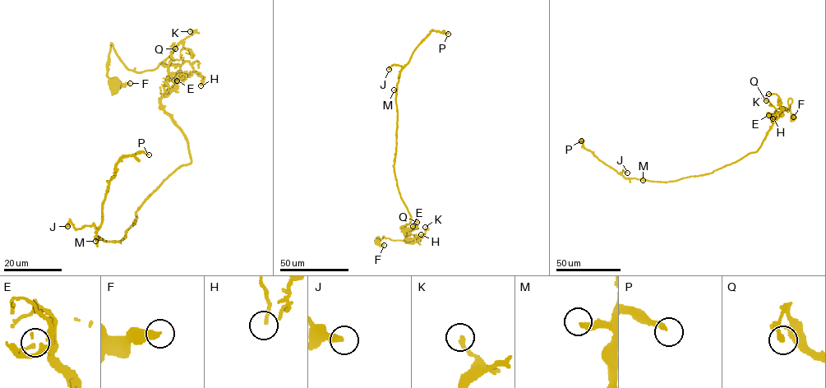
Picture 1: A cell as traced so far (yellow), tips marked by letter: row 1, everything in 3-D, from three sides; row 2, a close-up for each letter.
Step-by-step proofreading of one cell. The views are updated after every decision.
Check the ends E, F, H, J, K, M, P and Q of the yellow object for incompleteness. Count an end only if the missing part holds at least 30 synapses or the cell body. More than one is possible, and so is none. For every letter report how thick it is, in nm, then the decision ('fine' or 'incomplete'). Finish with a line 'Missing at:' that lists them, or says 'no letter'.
E: 150 nm thick; fine
F: 320 nm thick; fine
H: 160 nm thick; fine
J: 380 nm thick; fine
K: 170 nm thick; fine
M: 320 nm thick; fine
P: 320 nm thick; incomplete
Q: 190 nm thick; fine
Missing at: P

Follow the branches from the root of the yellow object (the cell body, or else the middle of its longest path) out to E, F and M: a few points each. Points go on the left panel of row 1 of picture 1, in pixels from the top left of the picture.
E: (114, 85), (108, 76), (111, 43), (127, 68), (140, 72), (163, 63), (169, 90), (182, 82), (177, 80)
F: (114, 85), (130, 83)
M: (114, 85), (111, 43), (129, 69), (166, 65), (160, 103), (191, 161), (149, 195), (126, 237), (95, 241)

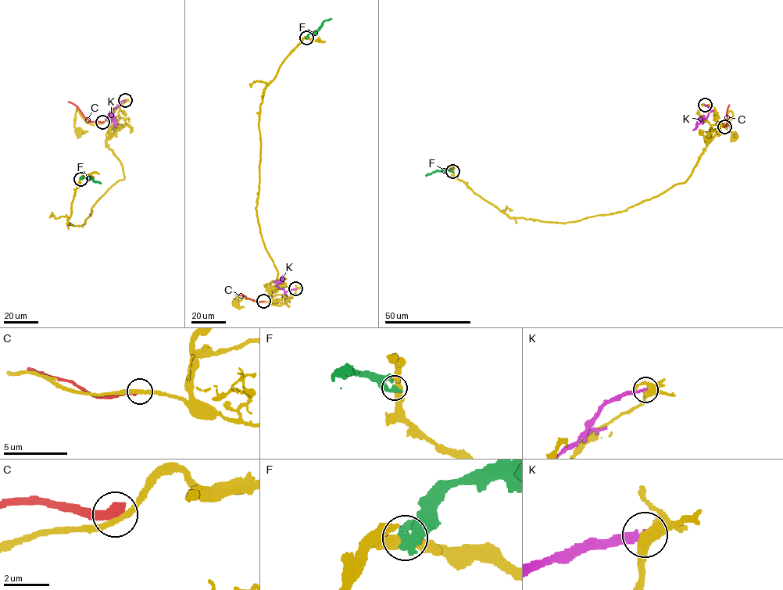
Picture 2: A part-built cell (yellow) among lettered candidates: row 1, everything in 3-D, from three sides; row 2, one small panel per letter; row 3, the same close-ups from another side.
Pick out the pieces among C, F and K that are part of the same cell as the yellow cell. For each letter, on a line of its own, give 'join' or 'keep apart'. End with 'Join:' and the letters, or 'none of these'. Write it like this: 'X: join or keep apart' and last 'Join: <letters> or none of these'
C: keep apart
F: keep apart
K: keep apart
Join: none of these

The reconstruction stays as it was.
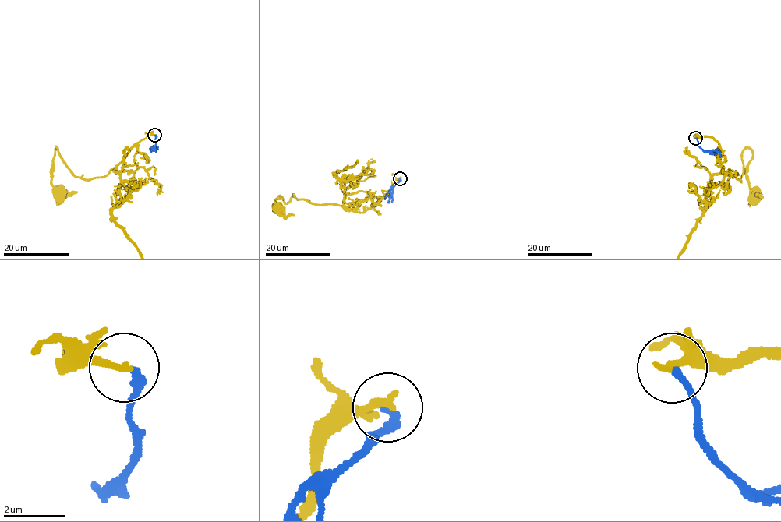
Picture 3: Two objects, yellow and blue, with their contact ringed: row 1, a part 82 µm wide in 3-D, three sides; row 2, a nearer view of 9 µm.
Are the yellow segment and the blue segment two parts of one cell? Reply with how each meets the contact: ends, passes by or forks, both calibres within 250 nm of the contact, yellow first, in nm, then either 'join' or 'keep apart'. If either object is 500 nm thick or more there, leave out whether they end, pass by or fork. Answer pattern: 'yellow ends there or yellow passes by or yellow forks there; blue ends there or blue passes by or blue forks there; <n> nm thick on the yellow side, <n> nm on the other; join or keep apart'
yellow ends there; blue ends there; 240 nm thick on the yellow side, 240 nm on the other; join

